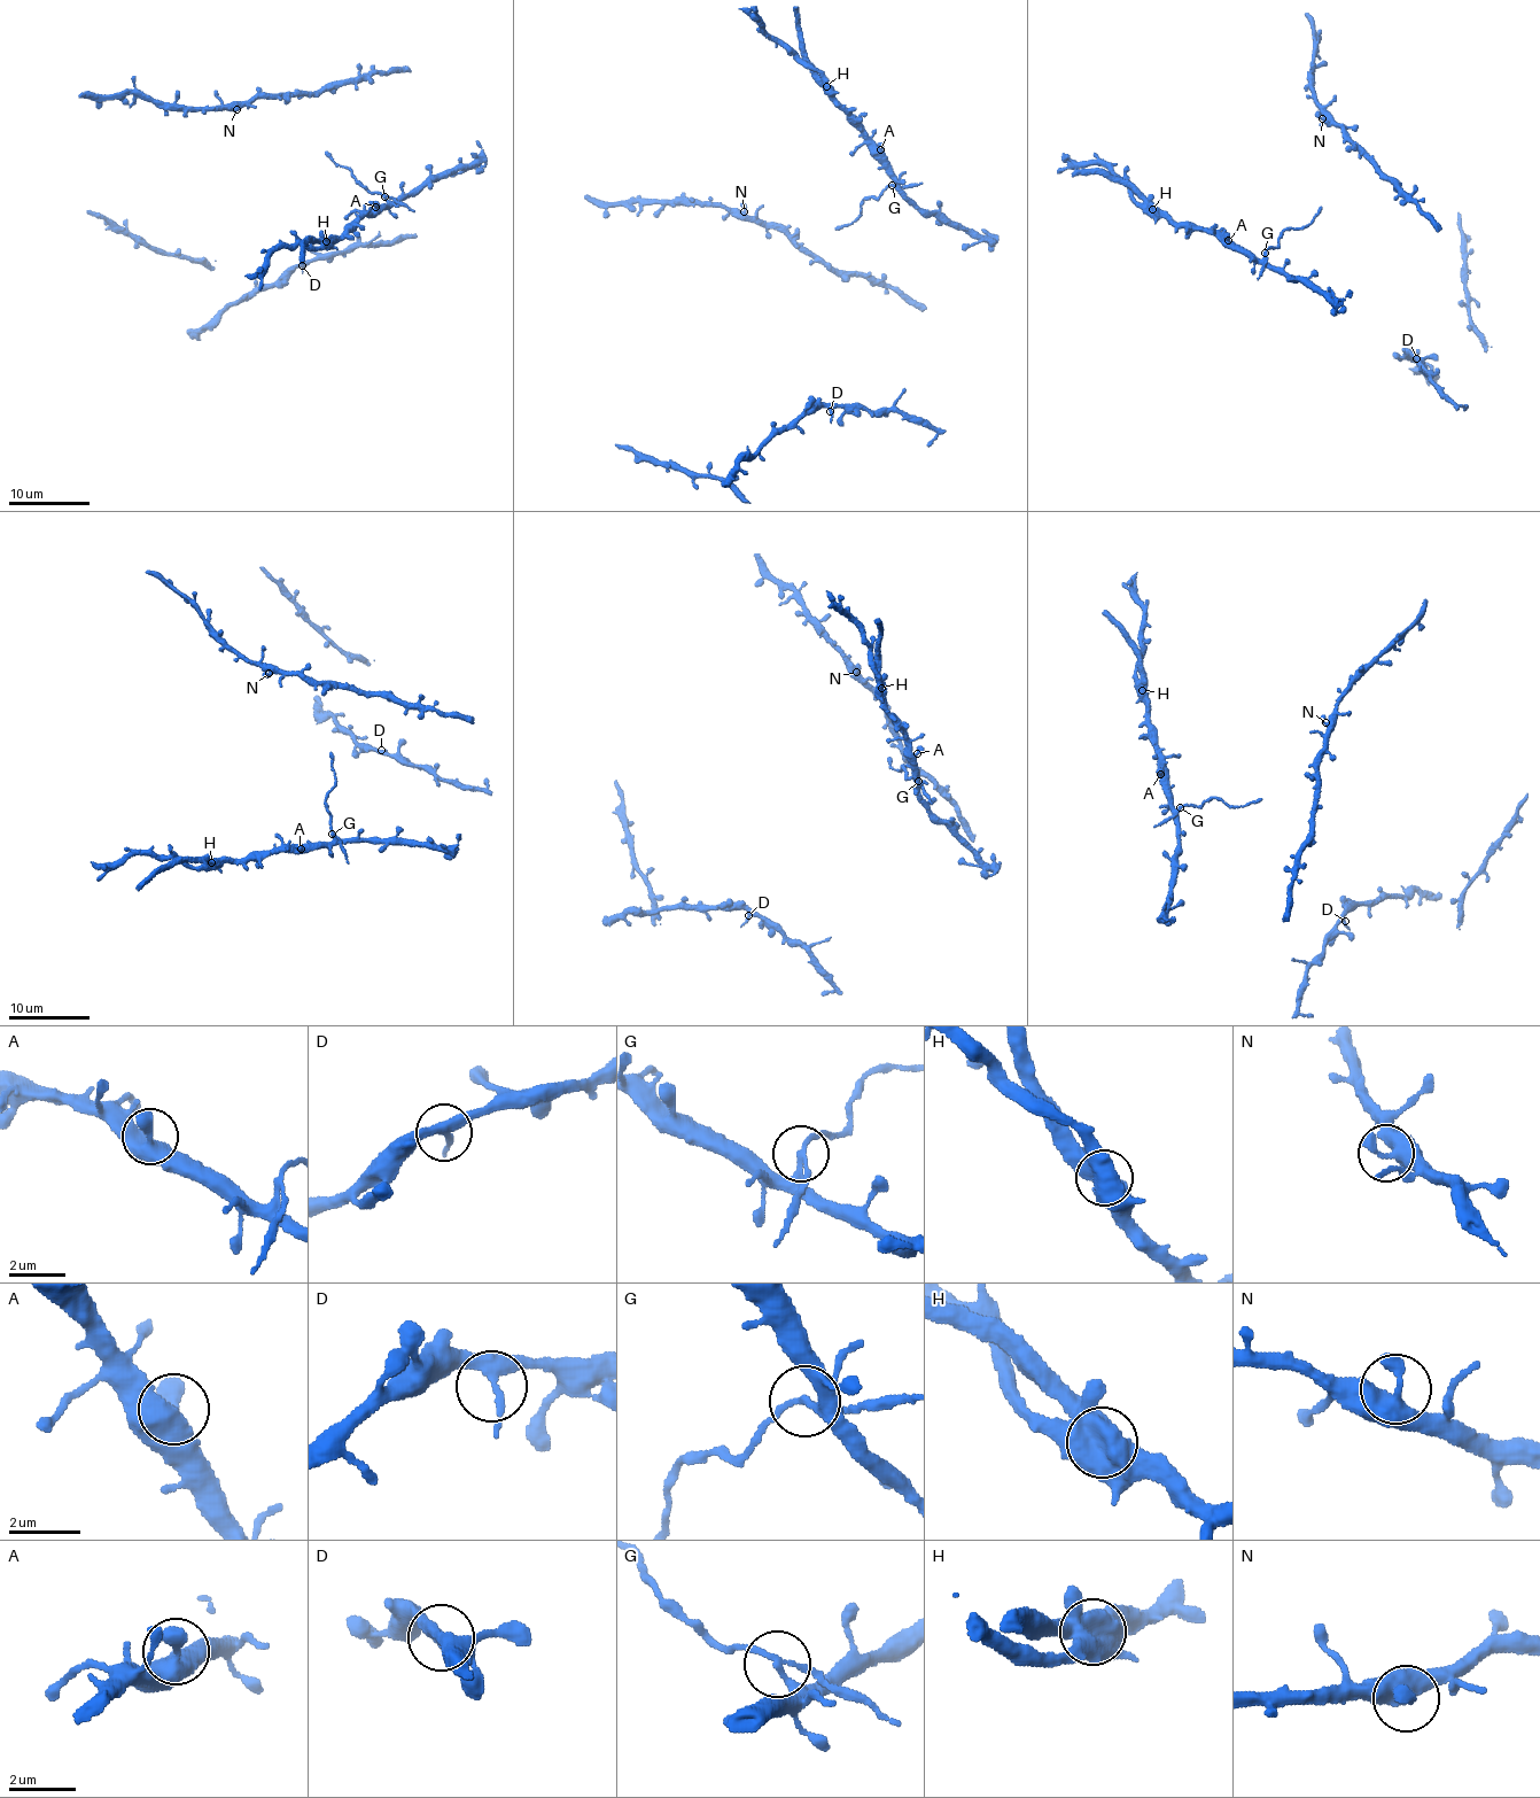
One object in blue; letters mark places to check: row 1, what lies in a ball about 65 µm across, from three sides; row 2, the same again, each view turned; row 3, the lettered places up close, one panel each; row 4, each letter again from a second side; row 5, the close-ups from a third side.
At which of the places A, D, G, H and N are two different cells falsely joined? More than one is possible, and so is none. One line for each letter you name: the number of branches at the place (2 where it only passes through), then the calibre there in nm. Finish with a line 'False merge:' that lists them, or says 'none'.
G: branches 3; calibre 170 nm
H: branches 2; calibre 800 nm
False merge: G, H

